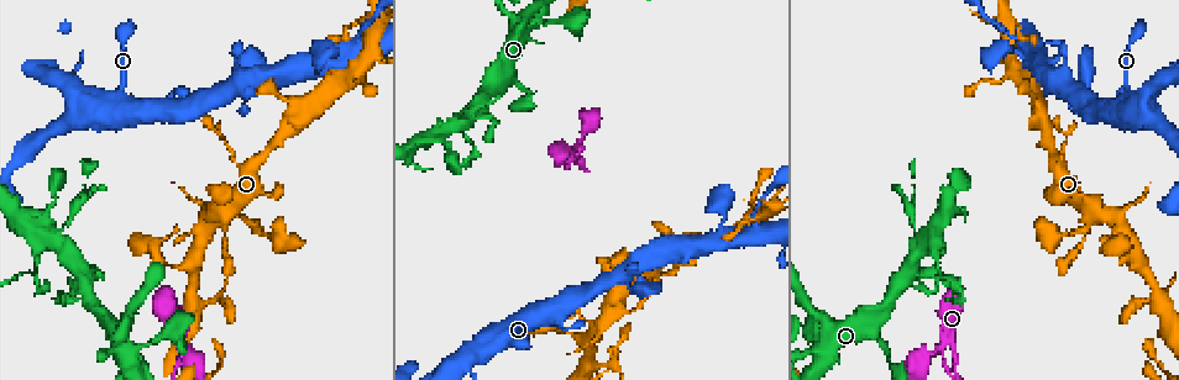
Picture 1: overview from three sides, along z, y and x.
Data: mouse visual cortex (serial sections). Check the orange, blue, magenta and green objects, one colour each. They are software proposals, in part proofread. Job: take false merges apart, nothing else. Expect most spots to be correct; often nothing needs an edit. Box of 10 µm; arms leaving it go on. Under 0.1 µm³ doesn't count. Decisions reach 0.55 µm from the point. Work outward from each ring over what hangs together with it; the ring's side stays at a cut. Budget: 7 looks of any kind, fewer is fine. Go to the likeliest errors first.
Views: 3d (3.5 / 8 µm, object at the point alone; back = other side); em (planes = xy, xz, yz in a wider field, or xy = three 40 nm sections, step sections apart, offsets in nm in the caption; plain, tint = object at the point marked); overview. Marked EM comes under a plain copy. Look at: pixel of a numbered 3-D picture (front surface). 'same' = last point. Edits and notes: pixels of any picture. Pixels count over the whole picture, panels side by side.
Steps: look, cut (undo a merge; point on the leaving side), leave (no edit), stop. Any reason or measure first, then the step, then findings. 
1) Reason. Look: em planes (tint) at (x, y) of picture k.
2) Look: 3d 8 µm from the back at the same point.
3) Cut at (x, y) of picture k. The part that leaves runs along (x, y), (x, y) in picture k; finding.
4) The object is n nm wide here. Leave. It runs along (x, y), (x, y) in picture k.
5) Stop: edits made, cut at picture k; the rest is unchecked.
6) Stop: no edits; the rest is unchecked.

Thin neck. Look: 3d 3.5 µm at (936, 274) of picture 1.

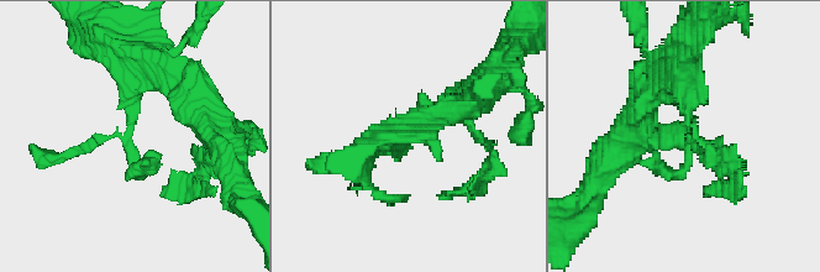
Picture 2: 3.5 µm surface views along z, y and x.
Leave. It runs along (147, 71), (124, 132), (56, 155) in picture 2; continuous, no second cell.

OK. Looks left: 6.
Sharp bend. Look: 3d 8 µm at (218, 214) of picture 1.

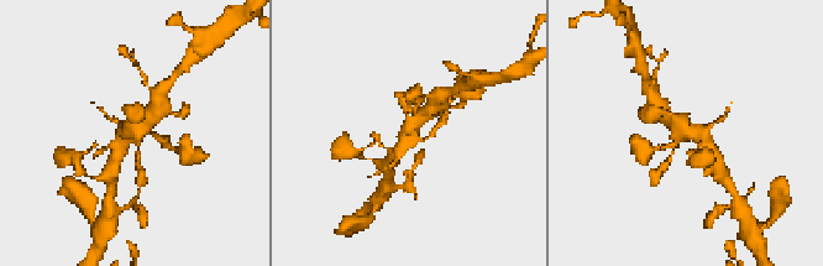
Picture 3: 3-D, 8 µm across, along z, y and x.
Need the tissue. Look: em xy step 2 (tint) at the same point.

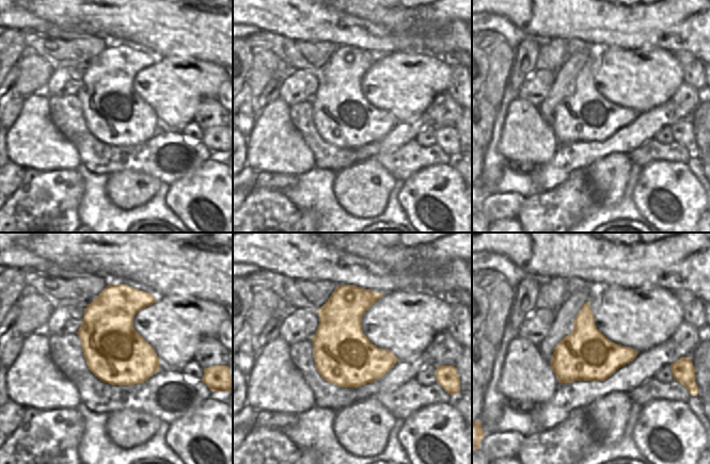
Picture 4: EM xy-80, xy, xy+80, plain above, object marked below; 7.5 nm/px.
Leave. It runs along (667, 118), (698, 132), (712, 156) in picture 3; one cell here.

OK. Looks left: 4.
Abrupt turn. Look: 3d 3.5 µm at (548, 328) of picture 1.

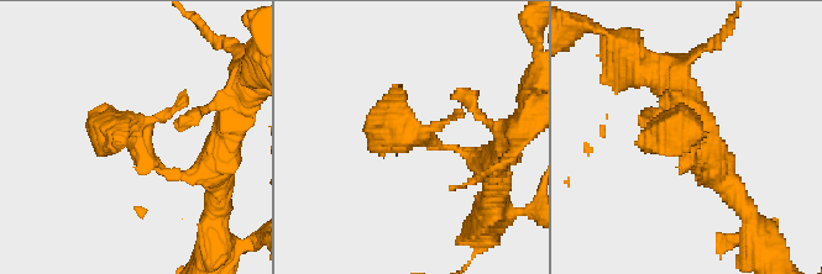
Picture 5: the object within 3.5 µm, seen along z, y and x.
Look: em xy step 3 (tint) at (140, 143) of picture 5.

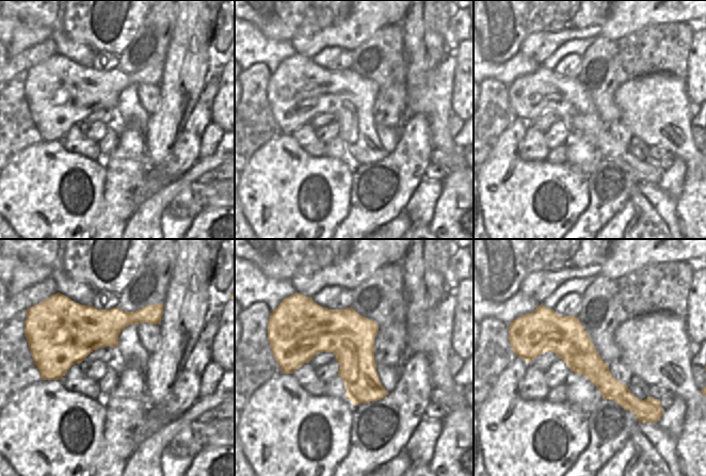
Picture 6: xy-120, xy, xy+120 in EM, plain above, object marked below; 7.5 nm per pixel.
Leave. All the same cell.

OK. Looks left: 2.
Stop: no edits; the rest is unchecked.

